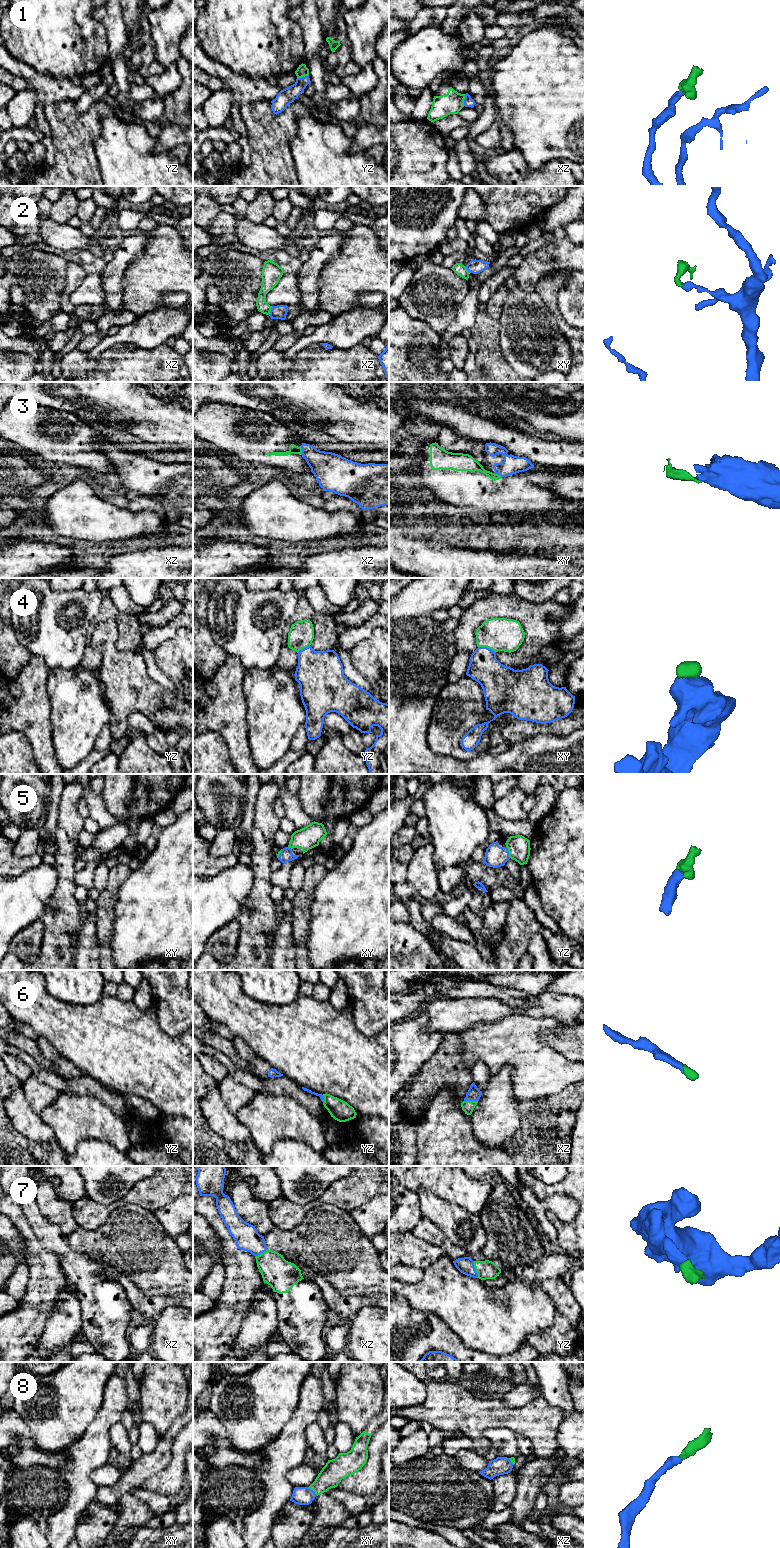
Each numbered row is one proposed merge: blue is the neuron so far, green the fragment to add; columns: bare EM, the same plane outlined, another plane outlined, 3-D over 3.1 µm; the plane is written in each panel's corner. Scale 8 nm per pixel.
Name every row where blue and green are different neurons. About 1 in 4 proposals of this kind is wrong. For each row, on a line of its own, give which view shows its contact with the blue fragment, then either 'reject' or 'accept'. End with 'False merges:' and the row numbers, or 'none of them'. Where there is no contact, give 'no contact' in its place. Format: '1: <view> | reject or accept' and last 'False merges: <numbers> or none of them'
1: yz | reject
2: xz | accept
3: xz | reject
4: xy | accept
5: yz | accept
6: xz | accept
7: yz | accept
8: xy | accept
False merges: 1, 3

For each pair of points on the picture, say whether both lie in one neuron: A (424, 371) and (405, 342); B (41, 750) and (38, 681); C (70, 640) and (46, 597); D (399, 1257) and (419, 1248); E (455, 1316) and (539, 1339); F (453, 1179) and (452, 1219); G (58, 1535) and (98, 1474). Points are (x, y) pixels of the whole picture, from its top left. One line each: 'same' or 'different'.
A: same
B: same
C: same
D: same
E: different
F: different
G: different

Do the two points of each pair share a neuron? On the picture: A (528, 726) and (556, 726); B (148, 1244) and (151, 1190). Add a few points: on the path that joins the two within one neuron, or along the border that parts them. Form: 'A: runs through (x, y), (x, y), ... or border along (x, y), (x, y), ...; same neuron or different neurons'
A: runs through (535, 728), (549, 728); same neuron
B: border along (127, 1204), (137, 1204), (152, 1212); different neurons

